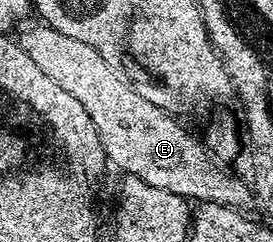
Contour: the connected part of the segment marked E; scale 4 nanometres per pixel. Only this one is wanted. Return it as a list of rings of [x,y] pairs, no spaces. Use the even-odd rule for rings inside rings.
[[[23,26],[16,35],[18,44],[22,46],[24,53],[28,53],[28,57],[32,57],[32,61],[36,61],[36,66],[41,72],[52,77],[52,81],[56,81],[60,89],[72,93],[72,97],[76,97],[76,101],[84,105],[88,117],[92,117],[92,125],[96,125],[96,133],[100,133],[100,145],[104,145],[107,160],[113,166],[115,163],[120,169],[119,172],[140,177],[140,181],[148,185],[156,185],[156,189],[168,189],[168,193],[181,195],[187,201],[215,203],[239,209],[246,209],[249,203],[255,202],[251,184],[247,180],[245,183],[240,176],[225,171],[222,168],[225,166],[216,161],[199,140],[198,144],[170,112],[152,105],[152,101],[144,101],[144,97],[140,97],[136,89],[127,85],[126,80],[111,69],[108,61],[104,61],[104,57],[100,57],[100,53],[92,49],[92,45],[84,45],[84,41],[76,41],[76,37],[67,37],[51,27],[37,26]]]

